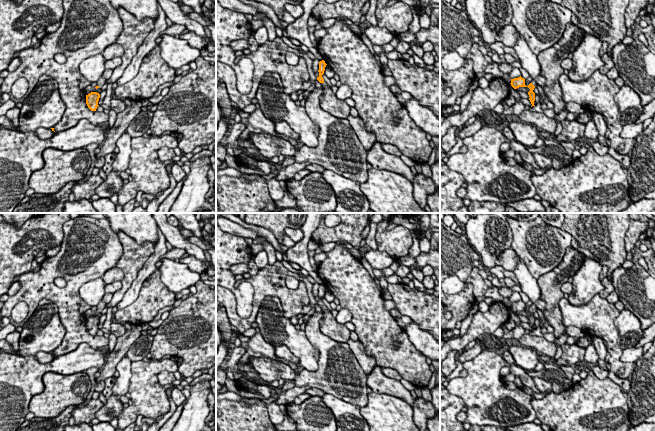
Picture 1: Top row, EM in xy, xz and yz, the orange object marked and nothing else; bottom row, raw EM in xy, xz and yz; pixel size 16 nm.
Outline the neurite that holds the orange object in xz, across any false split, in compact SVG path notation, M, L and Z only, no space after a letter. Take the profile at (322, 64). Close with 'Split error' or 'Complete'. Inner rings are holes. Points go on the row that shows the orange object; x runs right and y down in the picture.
M324 60L319 62L319 76L317 80L323 86L323 93L319 97L320 107L335 117L347 119L350 115L351 107L344 100L338 99L336 94L332 92L331 87L324 83L322 75L326 65Z. Split error

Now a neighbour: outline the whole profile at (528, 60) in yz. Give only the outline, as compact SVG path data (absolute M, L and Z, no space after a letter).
M519 36L518 41L513 48L518 55L521 67L528 72L538 85L541 87L544 86L546 79L541 75L541 66L537 55L529 49L529 46L523 36Z

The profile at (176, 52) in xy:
M164 34L161 37L162 41L158 44L161 49L161 57L175 70L201 56L199 49L191 47L186 40L178 36Z

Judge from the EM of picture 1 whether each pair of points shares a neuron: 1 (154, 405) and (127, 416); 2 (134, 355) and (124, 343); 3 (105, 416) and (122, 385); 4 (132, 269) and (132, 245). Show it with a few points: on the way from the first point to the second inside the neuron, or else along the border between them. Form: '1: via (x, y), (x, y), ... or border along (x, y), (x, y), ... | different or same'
1: via (147, 405), (141, 405), (134, 410) | same
2: border along (141, 334), (125, 355) | different
3: via (109, 408), (113, 404), (117, 393) | same
4: via (132, 263), (132, 251) | same

